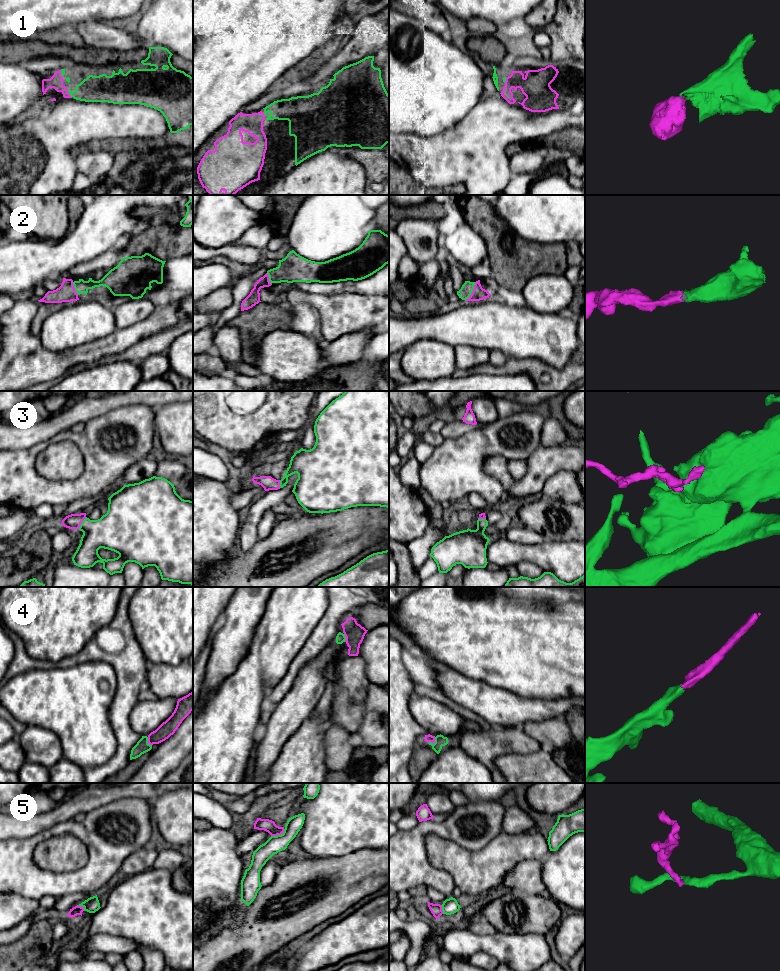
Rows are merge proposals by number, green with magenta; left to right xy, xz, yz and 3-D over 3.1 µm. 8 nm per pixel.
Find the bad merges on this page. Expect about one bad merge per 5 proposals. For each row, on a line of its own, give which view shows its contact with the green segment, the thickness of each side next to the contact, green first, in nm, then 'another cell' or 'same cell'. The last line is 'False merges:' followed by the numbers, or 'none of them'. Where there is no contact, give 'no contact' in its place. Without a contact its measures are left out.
1: xy | 200/110 nm | same cell
2: yz | 100/100 nm | same cell
3: xy | 280/120 nm | same cell
4: yz | 90/70 nm | same cell
5: xz | 140/100 nm | another cell
False merges: 5

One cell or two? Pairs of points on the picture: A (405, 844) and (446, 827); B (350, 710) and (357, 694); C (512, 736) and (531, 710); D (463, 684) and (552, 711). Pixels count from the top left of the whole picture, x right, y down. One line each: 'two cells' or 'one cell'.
A: one cell
B: one cell
C: two cells
D: one cell

